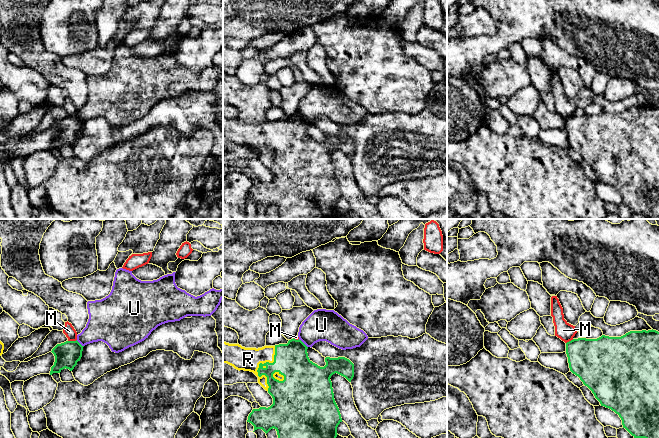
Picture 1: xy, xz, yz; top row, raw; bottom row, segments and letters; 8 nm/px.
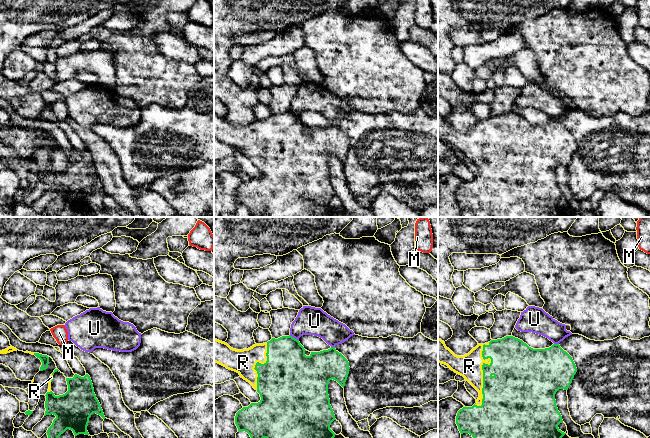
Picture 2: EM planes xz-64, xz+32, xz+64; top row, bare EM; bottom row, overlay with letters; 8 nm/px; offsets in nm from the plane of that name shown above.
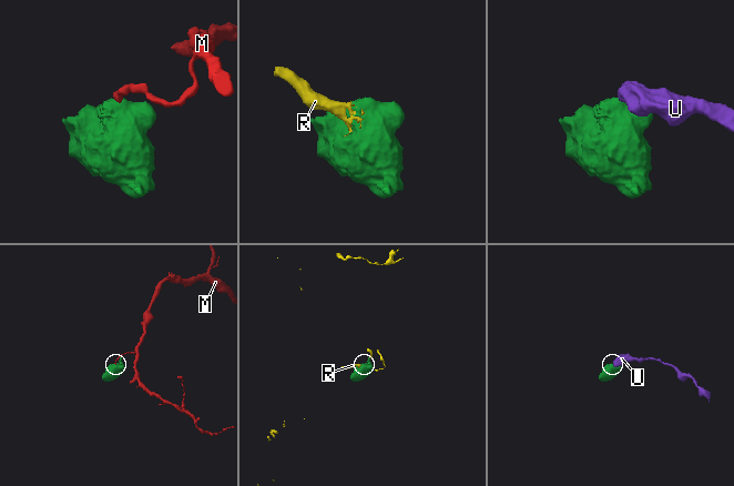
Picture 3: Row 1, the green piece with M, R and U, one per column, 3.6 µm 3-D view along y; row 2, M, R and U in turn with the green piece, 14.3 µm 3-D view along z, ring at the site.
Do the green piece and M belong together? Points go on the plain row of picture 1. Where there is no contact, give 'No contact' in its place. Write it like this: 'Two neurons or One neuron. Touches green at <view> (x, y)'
Two neurons. Touches green at xy (72, 117)

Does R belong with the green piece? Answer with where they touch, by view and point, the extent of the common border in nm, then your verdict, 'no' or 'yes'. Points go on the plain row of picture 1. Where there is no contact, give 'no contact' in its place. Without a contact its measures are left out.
xz (259, 142) | 360 nm | yes

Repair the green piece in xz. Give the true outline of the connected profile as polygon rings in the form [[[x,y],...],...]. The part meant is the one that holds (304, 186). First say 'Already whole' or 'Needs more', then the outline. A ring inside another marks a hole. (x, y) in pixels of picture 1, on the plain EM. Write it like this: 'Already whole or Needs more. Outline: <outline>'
Needs more. Outline: [[[294,114],[287,120],[258,125],[223,117],[223,139],[239,147],[253,148],[258,153],[258,159],[273,174],[270,183],[253,185],[247,198],[254,202],[254,207],[262,205],[266,210],[274,204],[279,219],[334,219],[337,203],[342,198],[330,154],[337,149],[351,158],[354,140],[345,133],[326,133],[326,141],[320,143],[309,135],[307,125],[301,116]]]

